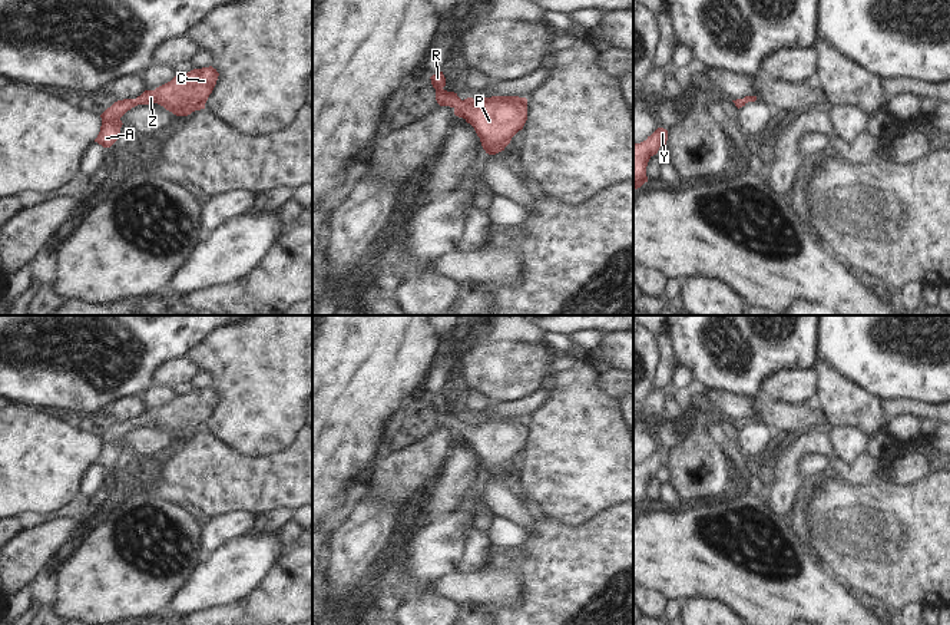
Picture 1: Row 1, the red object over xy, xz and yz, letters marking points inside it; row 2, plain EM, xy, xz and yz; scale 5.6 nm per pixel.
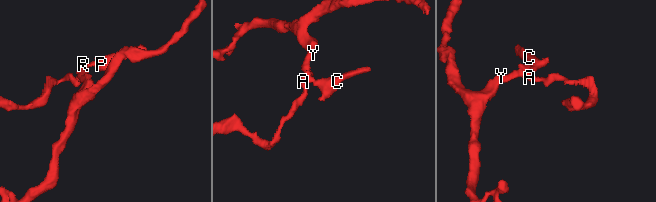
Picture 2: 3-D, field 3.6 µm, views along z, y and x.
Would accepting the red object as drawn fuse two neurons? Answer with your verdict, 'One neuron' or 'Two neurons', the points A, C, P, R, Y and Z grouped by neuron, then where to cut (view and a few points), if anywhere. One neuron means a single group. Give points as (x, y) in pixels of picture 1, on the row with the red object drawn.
One neuron. Groups: A C P R Y Z. No split.

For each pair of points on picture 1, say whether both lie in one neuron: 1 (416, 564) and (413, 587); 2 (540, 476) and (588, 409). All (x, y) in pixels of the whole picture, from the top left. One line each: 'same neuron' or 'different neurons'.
1: different neurons
2: same neuron

